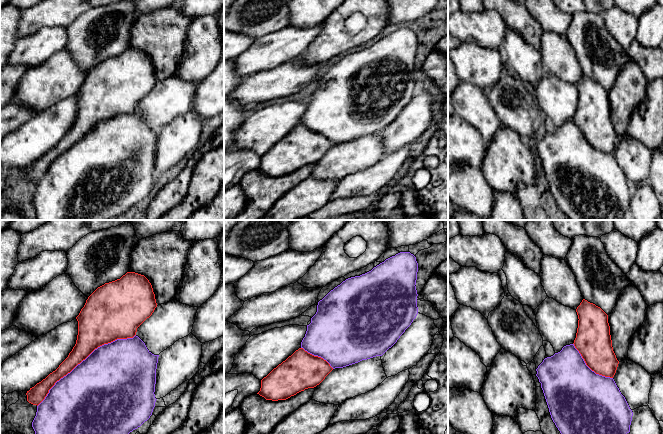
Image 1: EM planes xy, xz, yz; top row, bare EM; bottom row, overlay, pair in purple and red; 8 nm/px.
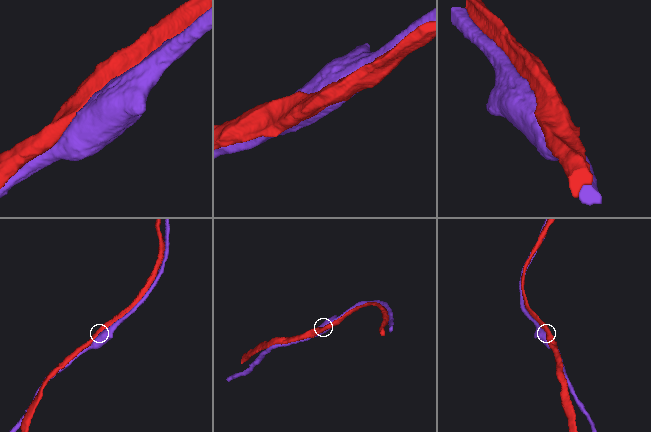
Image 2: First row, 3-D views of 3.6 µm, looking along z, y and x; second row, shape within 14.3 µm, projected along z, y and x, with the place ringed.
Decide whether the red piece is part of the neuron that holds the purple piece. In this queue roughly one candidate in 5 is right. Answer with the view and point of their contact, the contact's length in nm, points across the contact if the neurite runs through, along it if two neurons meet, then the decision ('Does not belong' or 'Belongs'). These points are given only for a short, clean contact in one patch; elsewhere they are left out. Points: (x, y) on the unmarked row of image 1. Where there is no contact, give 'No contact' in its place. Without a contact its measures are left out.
Touches purple at xy (83, 136). Shared border 1000 nm. Does not belong

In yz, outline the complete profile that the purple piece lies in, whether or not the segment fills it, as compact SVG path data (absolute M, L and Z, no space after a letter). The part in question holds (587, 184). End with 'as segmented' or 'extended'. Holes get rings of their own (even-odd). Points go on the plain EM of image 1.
M574 120L566 121L558 129L555 129L551 133L547 133L536 145L536 152L541 159L541 164L543 166L549 188L553 198L564 212L564 214L571 220L624 220L624 212L630 208L630 201L632 197L633 188L630 185L625 173L621 170L619 164L617 163L613 154L605 153L599 150L596 150L592 147L585 139L579 127L575 124Z | as segmented

